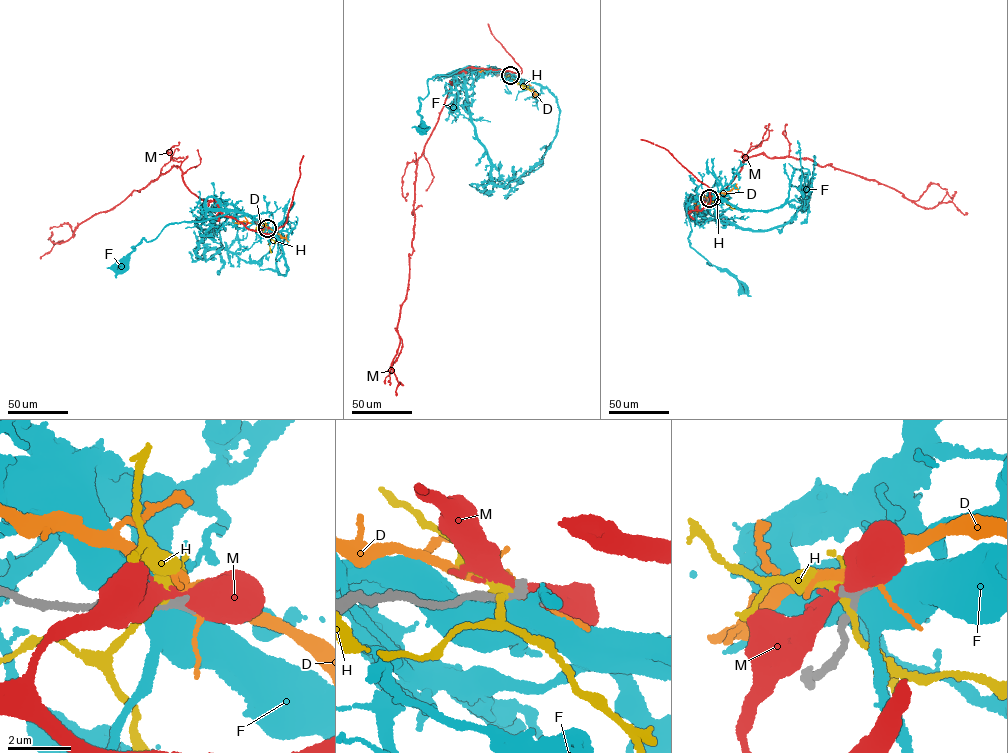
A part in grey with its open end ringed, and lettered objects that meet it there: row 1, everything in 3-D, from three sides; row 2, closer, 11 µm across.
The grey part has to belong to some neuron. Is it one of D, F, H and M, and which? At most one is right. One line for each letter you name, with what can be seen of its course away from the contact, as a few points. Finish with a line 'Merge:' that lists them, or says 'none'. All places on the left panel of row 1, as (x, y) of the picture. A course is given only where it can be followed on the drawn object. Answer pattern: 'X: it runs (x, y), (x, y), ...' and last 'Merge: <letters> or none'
Merge: none

